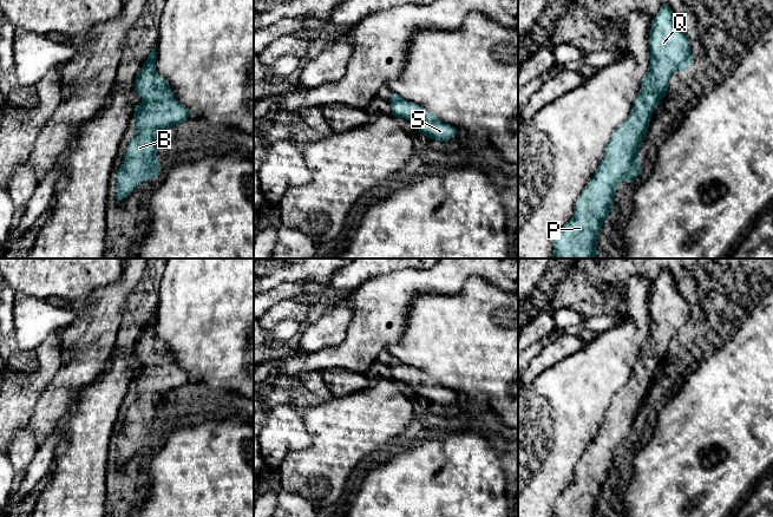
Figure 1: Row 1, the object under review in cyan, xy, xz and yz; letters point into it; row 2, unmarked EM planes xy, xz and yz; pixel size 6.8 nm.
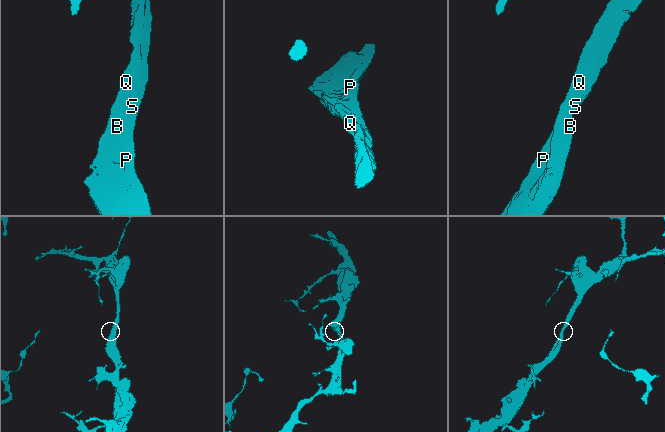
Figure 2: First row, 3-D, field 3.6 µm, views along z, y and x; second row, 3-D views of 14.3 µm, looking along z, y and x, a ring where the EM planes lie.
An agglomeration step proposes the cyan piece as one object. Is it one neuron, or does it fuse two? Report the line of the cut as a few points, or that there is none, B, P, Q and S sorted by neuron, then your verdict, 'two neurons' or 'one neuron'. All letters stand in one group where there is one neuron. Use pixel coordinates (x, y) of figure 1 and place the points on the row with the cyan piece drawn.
no cut | B P Q S | one neuron

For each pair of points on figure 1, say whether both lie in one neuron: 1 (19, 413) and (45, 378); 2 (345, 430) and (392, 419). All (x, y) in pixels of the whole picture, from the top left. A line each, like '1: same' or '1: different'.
1: same
2: same

